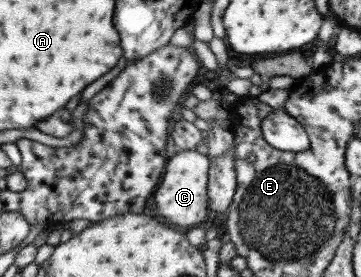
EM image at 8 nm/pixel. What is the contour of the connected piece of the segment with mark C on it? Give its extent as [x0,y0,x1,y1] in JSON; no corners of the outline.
[152,150,208,231]

